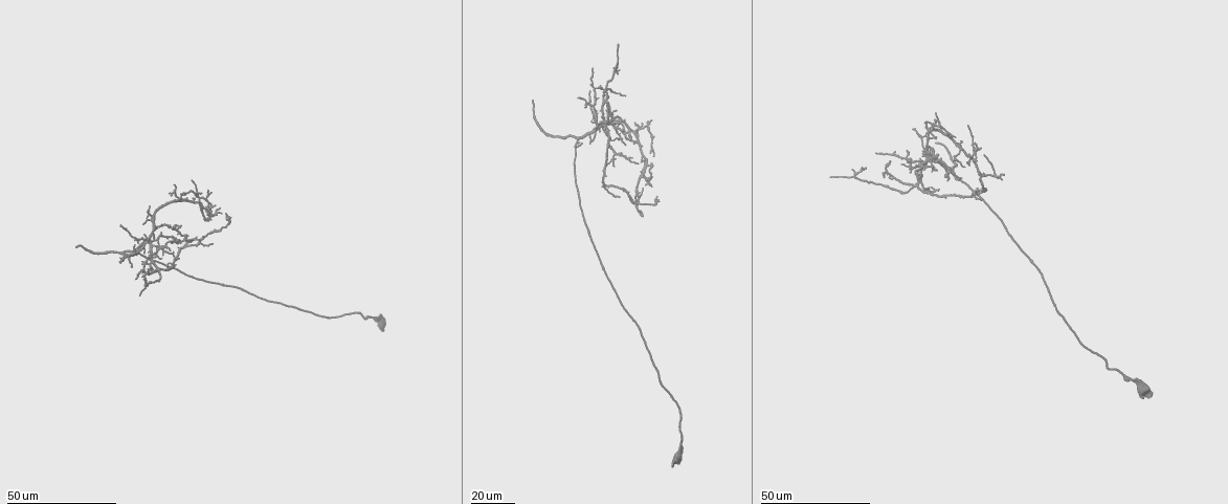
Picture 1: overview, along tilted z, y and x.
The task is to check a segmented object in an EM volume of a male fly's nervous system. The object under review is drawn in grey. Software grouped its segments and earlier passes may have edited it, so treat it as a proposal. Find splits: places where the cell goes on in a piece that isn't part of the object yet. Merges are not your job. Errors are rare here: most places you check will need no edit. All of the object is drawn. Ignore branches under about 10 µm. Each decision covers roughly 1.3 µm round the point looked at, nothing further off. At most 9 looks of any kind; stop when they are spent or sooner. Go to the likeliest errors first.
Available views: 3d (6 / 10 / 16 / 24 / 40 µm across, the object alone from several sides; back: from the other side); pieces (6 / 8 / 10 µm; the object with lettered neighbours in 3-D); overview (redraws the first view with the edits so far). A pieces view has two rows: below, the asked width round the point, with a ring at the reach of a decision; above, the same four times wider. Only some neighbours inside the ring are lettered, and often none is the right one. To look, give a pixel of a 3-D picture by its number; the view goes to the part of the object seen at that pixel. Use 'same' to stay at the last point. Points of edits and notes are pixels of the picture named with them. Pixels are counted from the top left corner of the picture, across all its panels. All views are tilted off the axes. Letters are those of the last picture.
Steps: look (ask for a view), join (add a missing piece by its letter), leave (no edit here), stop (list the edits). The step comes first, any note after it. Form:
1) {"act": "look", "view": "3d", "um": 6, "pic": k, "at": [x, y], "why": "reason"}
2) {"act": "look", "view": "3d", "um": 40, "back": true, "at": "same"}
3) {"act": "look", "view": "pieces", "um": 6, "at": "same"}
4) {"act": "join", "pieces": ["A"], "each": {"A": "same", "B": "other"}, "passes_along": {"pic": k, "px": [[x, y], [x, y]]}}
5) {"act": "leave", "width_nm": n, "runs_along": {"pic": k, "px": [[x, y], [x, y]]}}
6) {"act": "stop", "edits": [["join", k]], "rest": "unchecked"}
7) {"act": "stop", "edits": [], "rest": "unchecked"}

{"act": "look", "view": "3d", "um": 24, "pic": 1, "at": [74, 245], "why": "end of a long branch"}

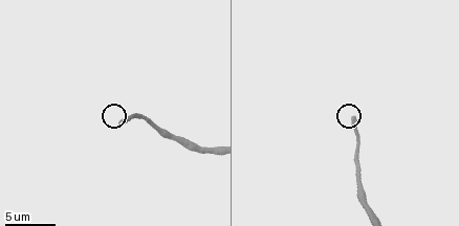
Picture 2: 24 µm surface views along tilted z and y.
{"act": "look", "view": "pieces", "um": 10, "pic": 2, "at": [120, 124]}

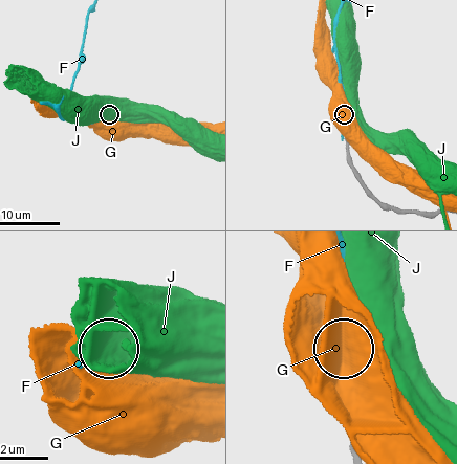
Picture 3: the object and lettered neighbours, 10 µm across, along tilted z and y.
{"act": "join", "pieces": ["F"], "each": {"F": "same", "G": "other", "J": "other"}, "found": "the cell continues"}

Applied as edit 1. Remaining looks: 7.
{"act": "look", "view": "3d", "um": 40, "pic": 1, "at": [980, 172], "why": "an open end"}

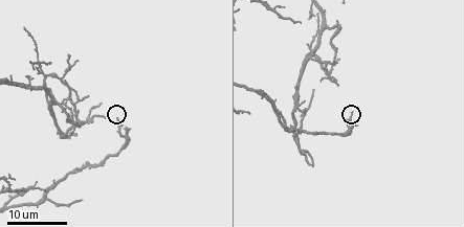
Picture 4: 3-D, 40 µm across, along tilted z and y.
{"act": "look", "view": "pieces", "um": 6, "pic": 4, "at": [118, 119], "why": "what lies round it"}

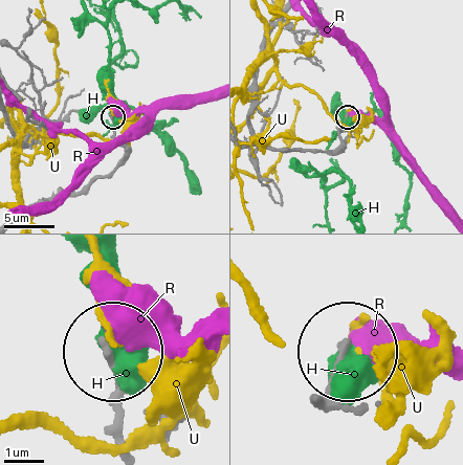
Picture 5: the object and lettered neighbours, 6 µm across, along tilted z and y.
{"act": "leave", "each": {"H": "other", "R": "other", "U": "other"}, "runs_along": {"pic": 5, "px": [[123, 434], [114, 357]]}, "found": "none of them fits"}

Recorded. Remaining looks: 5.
{"act": "look", "view": "3d", "um": 40, "pic": 1, "at": [914, 128], "why": "tapers out"}

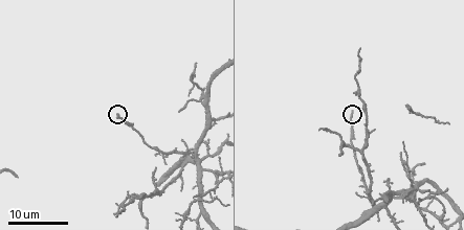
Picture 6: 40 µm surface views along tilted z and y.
{"act": "look", "view": "pieces", "um": 8, "pic": 6, "at": [117, 119], "why": "see the neighbours"}

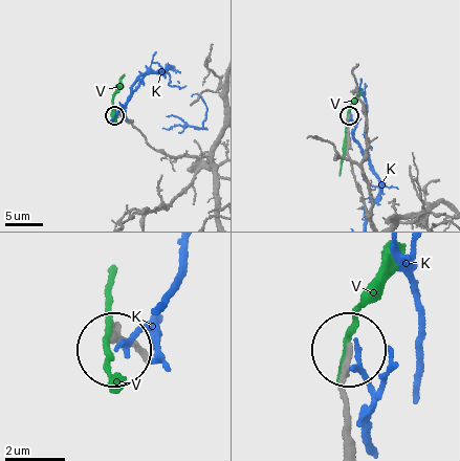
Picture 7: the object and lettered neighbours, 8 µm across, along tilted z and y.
{"act": "leave", "width_nm": 190, "each": {"K": "other", "V": "other"}, "runs_along": {"pic": 7, "px": [[353, 448], [348, 351]]}, "found": "none of them fits"}

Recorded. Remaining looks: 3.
{"act": "look", "view": "3d", "um": 24, "pic": 1, "at": [883, 176], "why": "thin end"}

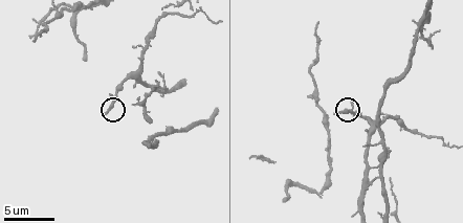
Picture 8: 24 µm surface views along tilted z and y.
{"act": "look", "view": "pieces", "um": 8, "pic": 8, "at": [104, 116]}

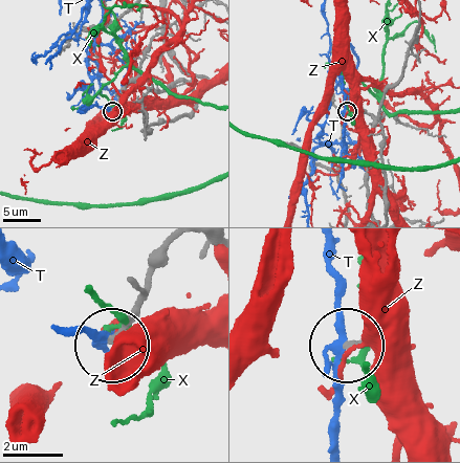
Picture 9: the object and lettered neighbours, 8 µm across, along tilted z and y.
{"act": "leave", "width_nm": 190, "each": {"T": "other", "X": "other", "Z": "other"}, "found": "no lettered piece goes on from it"}

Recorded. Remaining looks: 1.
{"act": "stop", "edits": [["join", 3]], "rest": "unchecked"}

